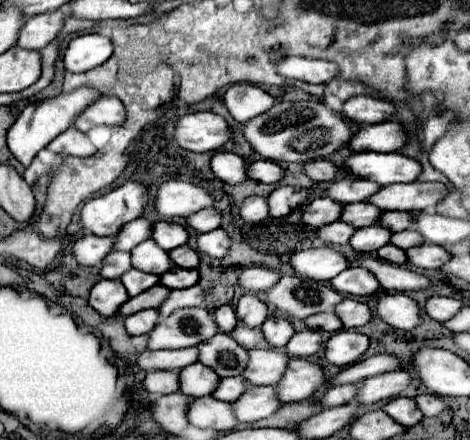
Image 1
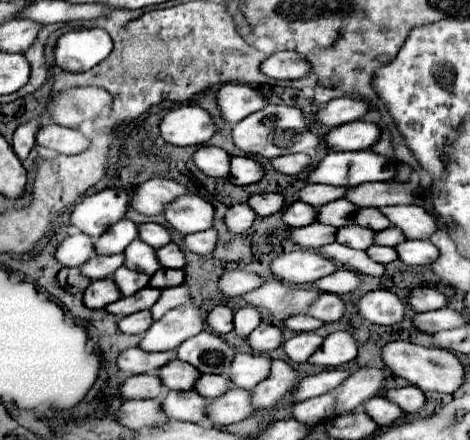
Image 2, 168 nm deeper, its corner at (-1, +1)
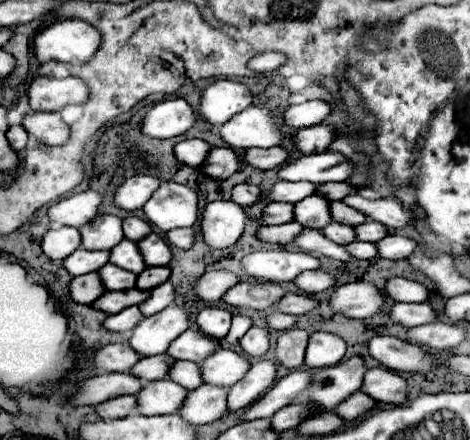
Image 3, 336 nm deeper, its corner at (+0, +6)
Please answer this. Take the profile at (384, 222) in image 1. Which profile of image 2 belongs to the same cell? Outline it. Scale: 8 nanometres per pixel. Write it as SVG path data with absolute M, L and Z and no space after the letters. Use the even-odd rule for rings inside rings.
M359 209L359 213L355 213L353 221L361 227L369 227L373 231L383 231L387 227L391 227L391 221L387 221L387 217L383 217L383 213L379 209Z

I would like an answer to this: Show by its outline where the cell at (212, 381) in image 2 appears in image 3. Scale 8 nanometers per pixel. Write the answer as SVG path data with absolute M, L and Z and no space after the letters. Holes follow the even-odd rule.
M176 360L170 366L170 376L168 378L174 380L176 384L182 384L186 390L194 390L194 388L198 388L202 384L198 364L188 362L188 360ZM194 382L200 382L200 384L194 384Z

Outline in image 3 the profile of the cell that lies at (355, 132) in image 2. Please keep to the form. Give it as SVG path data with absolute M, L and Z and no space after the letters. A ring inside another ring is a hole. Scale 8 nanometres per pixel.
M318 124L318 126L308 126L300 128L294 136L292 142L302 154L314 154L314 152L324 152L328 150L330 142L334 138L334 130L330 126Z

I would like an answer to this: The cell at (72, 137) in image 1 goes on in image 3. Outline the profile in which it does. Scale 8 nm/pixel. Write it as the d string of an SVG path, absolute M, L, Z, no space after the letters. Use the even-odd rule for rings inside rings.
M30 112L24 116L22 126L28 134L50 146L60 146L70 136L70 128L64 124L58 112Z

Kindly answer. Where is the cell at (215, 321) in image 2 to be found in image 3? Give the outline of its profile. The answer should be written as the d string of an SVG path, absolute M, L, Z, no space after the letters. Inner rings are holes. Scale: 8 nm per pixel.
M212 306L212 308L204 308L204 310L198 314L196 324L198 324L198 328L200 328L206 336L220 340L220 338L224 338L224 336L228 334L228 330L230 330L230 320L232 320L232 314L230 314L228 310Z

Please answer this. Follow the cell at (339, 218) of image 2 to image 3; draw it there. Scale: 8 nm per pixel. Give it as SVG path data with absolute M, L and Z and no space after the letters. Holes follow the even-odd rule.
M308 196L306 200L300 200L294 204L294 220L302 224L304 228L316 228L322 230L326 224L332 222L328 200L322 196Z

